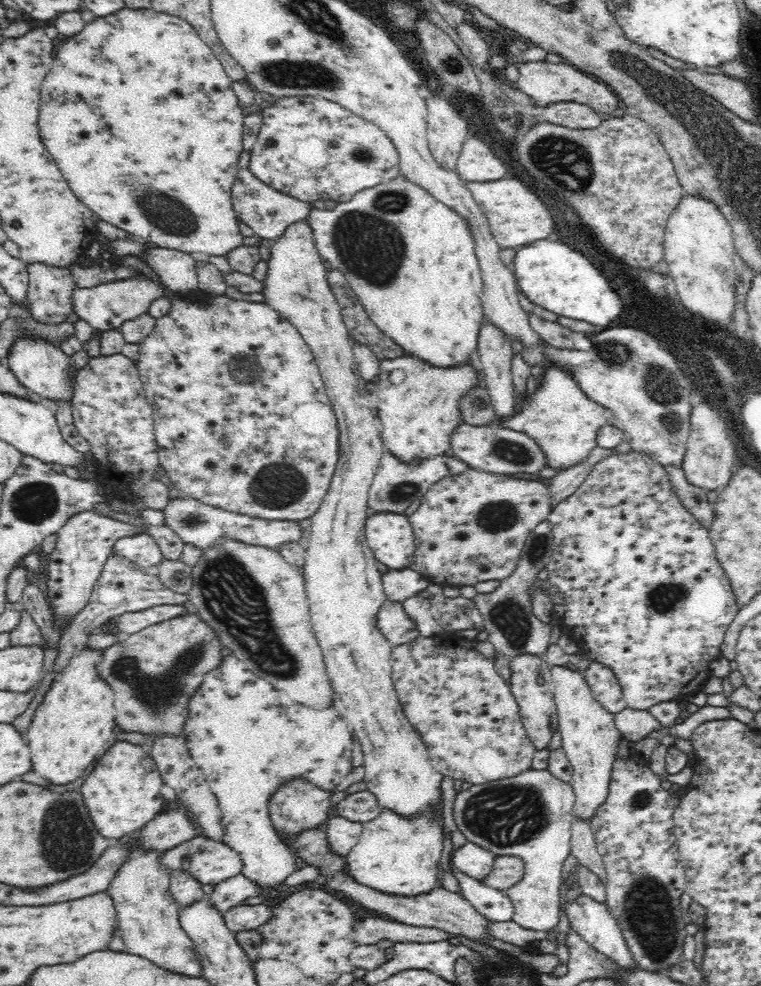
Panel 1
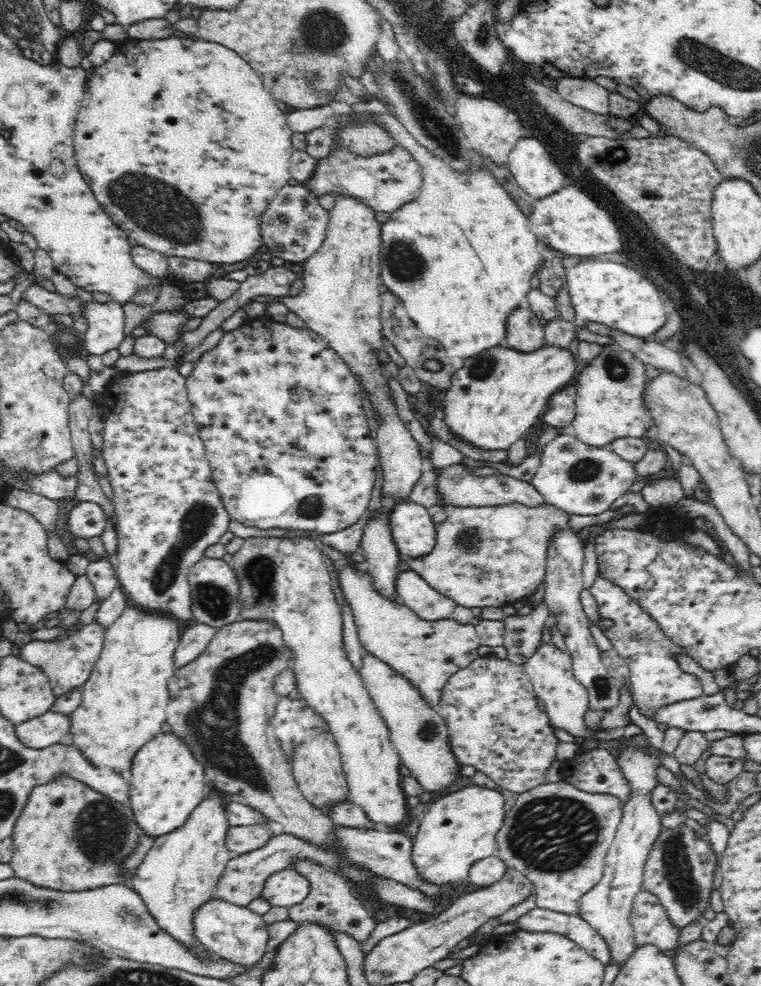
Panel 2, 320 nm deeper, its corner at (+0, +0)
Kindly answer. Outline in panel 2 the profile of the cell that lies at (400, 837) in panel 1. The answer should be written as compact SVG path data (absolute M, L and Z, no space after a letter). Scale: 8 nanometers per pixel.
M462 782L460 792L452 792L442 800L438 798L420 822L420 832L414 836L413 864L420 879L437 886L465 884L474 863L497 856L495 836L503 827L505 800L508 798L503 790L481 788L470 782Z

